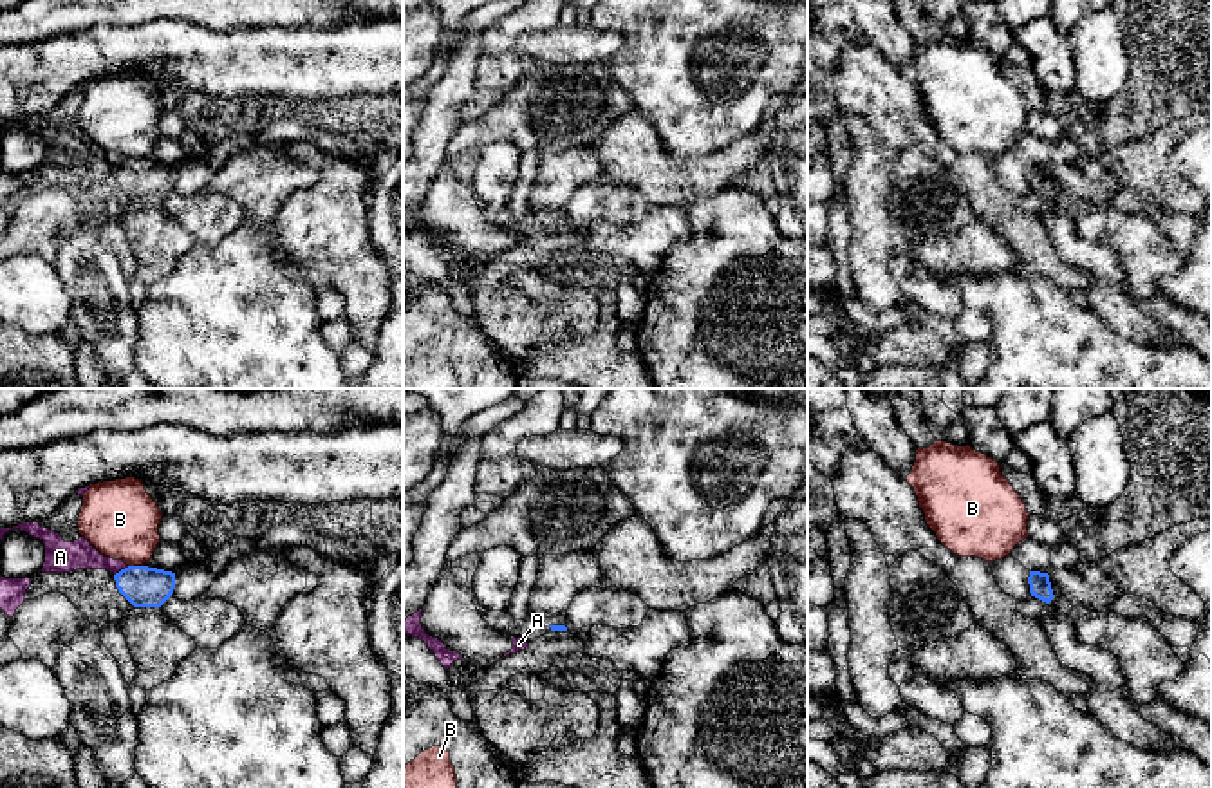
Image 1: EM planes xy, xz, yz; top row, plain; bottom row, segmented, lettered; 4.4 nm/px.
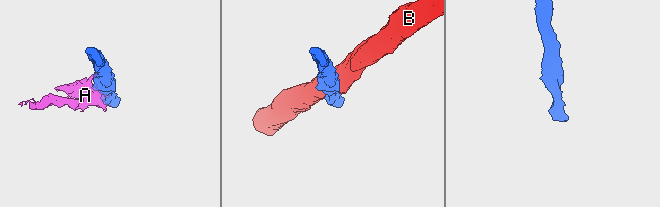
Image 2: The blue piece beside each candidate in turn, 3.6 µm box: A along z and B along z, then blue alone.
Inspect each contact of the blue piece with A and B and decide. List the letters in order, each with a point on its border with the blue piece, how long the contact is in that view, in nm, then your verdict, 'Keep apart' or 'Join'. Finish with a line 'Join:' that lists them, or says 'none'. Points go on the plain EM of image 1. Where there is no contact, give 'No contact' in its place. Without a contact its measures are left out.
A: Touches blue at xy (121, 165). Shared border 80 nm. Keep apart
B: Touches blue at xy (136, 161). Shared border 60 nm. Keep apart
Join: none

